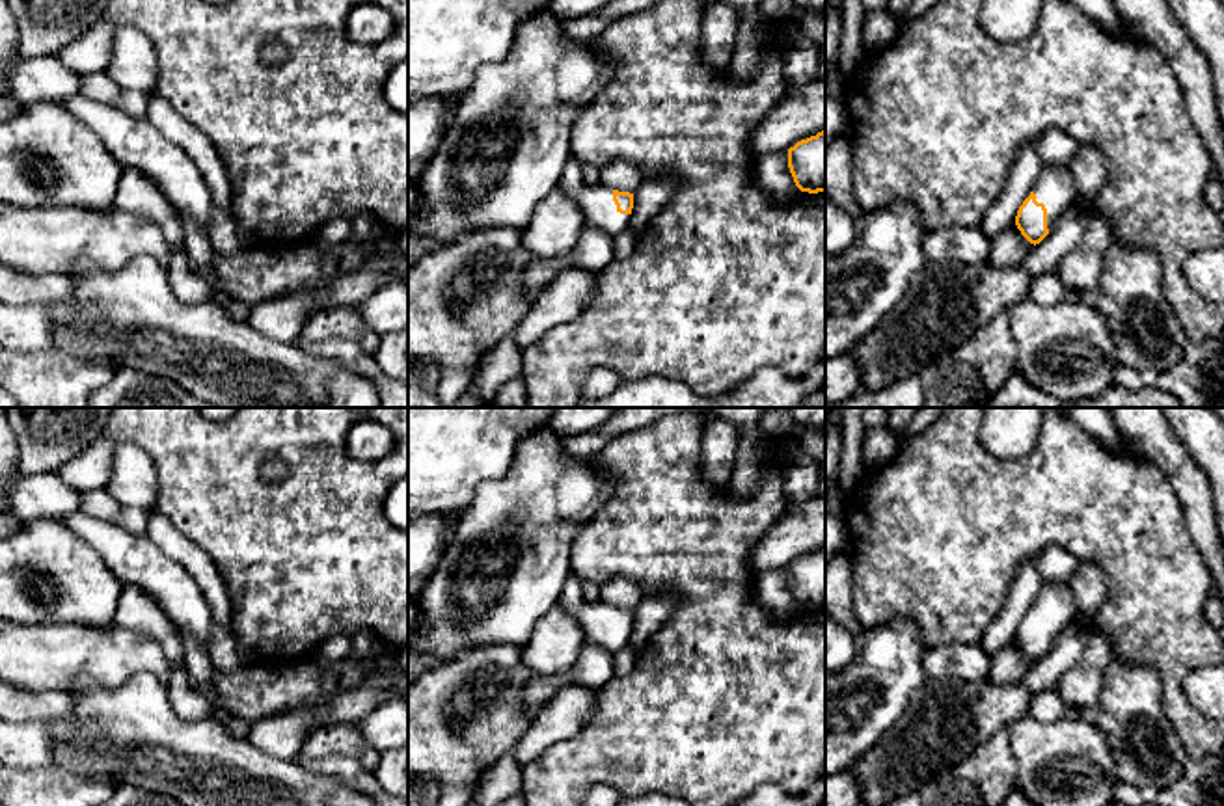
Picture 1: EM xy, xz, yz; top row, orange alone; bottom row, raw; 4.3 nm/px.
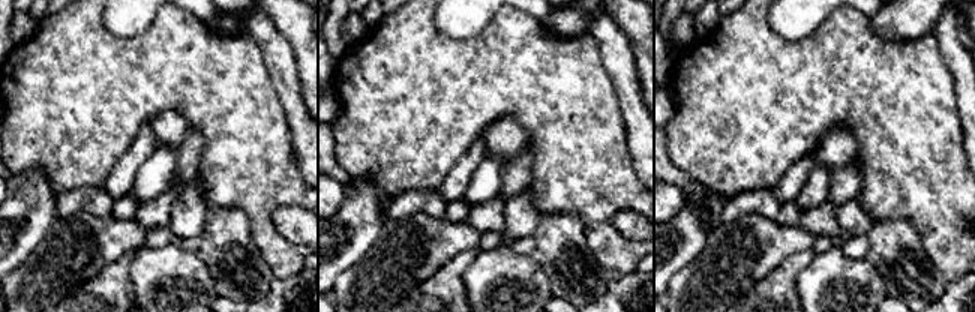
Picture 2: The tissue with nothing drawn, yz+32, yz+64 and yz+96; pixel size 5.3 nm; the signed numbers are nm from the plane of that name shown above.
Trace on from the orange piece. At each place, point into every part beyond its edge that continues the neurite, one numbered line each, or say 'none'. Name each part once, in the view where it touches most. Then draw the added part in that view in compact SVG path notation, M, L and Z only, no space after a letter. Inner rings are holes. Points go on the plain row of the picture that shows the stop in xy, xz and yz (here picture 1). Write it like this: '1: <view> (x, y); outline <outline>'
1: yz (1055, 605); outline M1041 583L1038 599L1032 607L1036 618L1047 625L1047 646L1051 648L1056 637L1071 624L1075 612L1075 598L1069 584Z

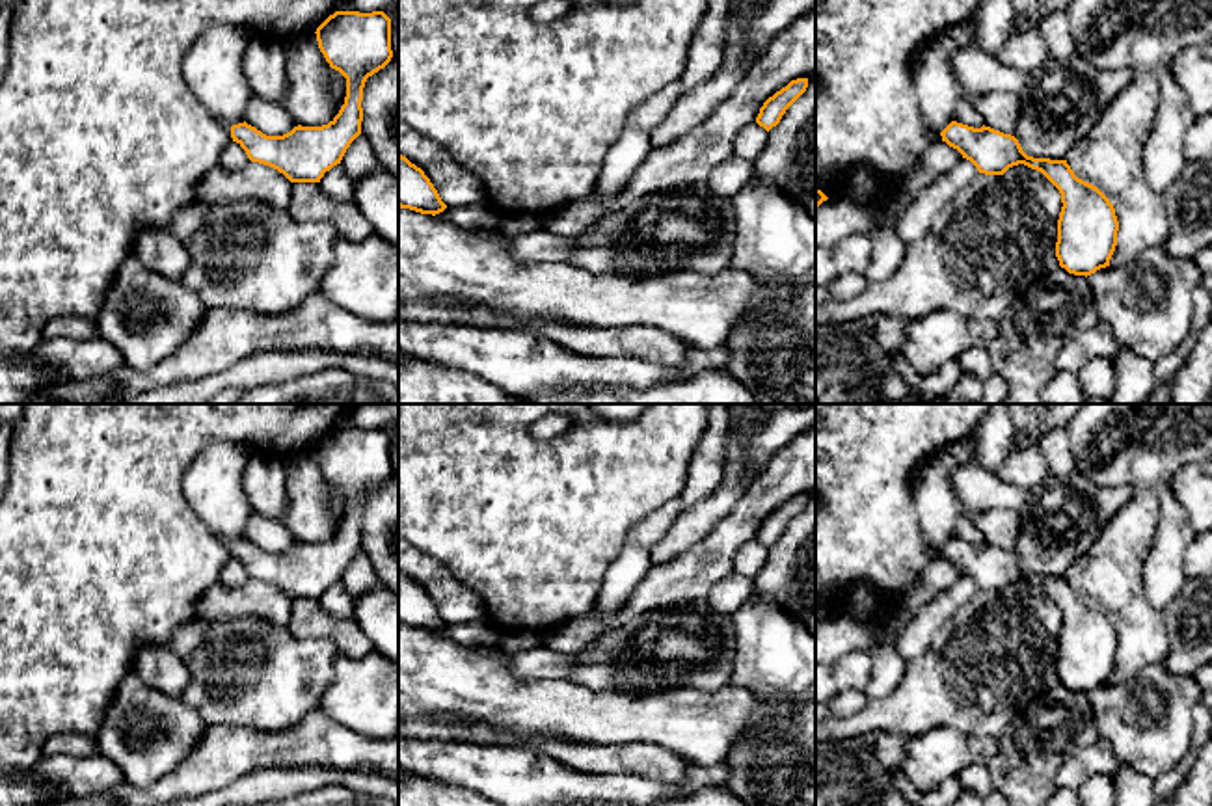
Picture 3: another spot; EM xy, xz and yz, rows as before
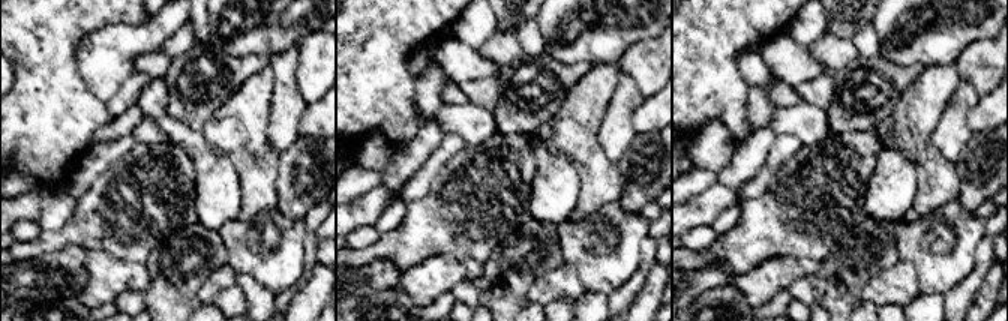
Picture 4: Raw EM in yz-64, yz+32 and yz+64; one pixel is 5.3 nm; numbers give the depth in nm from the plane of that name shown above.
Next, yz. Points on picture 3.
none

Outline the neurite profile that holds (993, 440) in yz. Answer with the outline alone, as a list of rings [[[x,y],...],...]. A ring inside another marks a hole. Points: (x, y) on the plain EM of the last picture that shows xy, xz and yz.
[[[990,404],[981,424],[966,441],[974,450],[977,465],[985,471],[996,471],[1011,454],[1015,434],[1007,404]]]

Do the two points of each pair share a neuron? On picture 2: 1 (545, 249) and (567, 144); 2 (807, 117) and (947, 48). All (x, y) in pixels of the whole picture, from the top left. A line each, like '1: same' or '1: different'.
1: different
2: different

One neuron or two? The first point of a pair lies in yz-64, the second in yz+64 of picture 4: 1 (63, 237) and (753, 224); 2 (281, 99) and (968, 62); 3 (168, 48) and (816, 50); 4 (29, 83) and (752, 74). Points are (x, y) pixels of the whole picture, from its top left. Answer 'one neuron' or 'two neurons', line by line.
1: one neuron
2: two neurons
3: one neuron
4: two neurons

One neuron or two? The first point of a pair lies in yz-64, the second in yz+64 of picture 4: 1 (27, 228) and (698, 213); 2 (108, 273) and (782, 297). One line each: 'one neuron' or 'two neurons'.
1: two neurons
2: two neurons

